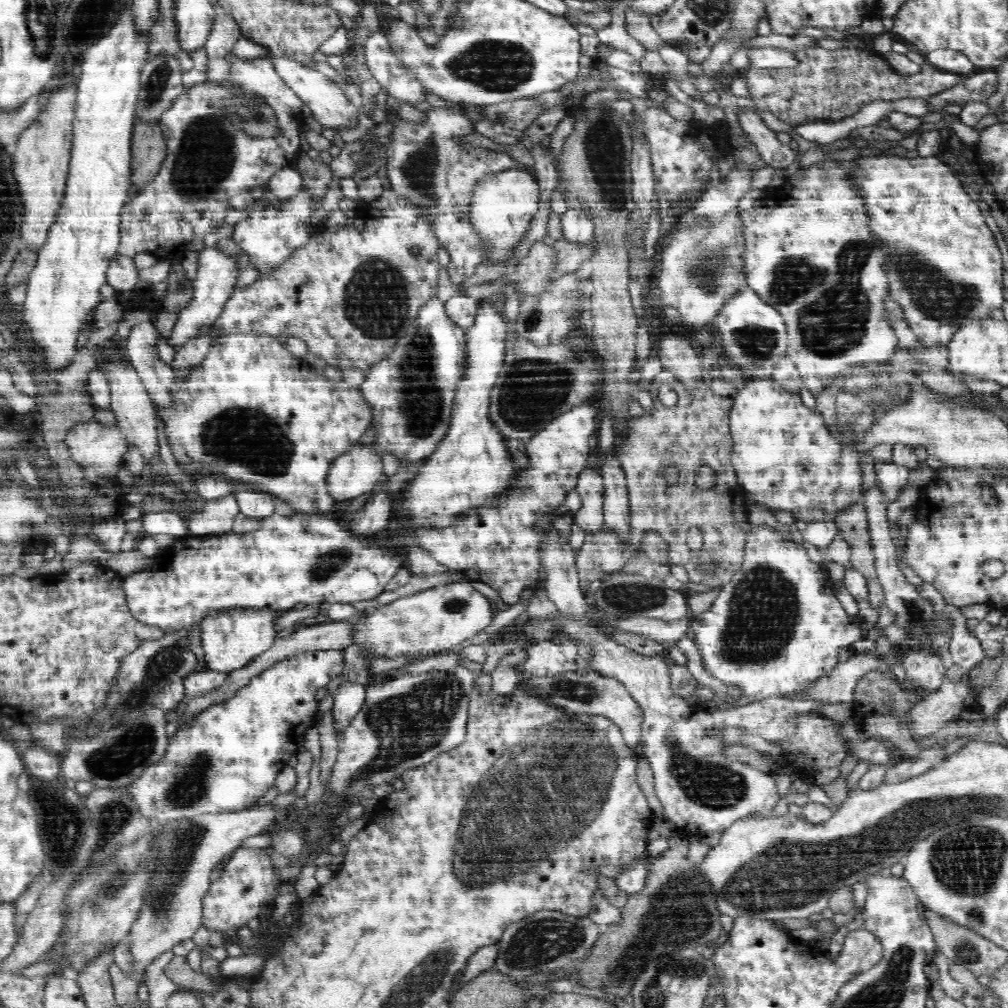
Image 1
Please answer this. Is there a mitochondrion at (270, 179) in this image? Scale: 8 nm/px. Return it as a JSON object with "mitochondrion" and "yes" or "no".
{"mitochondrion":"no"}

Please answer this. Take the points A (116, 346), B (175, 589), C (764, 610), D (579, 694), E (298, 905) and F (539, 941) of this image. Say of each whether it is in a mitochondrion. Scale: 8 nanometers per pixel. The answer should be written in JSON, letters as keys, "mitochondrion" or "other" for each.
{"A":"other","B":"other","C":"mitochondrion","D":"mitochondrion","E":"other","F":"mitochondrion"}

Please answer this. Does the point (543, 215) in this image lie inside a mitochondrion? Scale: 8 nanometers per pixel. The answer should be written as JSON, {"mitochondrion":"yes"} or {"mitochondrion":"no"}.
{"mitochondrion":"no"}

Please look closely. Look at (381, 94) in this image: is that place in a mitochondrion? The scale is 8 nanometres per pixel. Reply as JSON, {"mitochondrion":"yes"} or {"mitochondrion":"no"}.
{"mitochondrion":"no"}

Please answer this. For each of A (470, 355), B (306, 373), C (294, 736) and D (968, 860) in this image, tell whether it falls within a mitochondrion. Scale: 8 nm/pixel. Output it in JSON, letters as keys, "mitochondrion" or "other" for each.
{"A":"other","B":"other","C":"other","D":"mitochondrion"}

